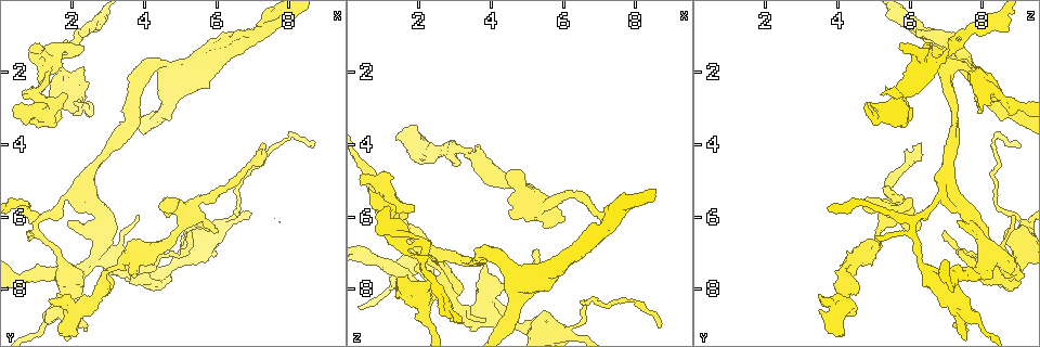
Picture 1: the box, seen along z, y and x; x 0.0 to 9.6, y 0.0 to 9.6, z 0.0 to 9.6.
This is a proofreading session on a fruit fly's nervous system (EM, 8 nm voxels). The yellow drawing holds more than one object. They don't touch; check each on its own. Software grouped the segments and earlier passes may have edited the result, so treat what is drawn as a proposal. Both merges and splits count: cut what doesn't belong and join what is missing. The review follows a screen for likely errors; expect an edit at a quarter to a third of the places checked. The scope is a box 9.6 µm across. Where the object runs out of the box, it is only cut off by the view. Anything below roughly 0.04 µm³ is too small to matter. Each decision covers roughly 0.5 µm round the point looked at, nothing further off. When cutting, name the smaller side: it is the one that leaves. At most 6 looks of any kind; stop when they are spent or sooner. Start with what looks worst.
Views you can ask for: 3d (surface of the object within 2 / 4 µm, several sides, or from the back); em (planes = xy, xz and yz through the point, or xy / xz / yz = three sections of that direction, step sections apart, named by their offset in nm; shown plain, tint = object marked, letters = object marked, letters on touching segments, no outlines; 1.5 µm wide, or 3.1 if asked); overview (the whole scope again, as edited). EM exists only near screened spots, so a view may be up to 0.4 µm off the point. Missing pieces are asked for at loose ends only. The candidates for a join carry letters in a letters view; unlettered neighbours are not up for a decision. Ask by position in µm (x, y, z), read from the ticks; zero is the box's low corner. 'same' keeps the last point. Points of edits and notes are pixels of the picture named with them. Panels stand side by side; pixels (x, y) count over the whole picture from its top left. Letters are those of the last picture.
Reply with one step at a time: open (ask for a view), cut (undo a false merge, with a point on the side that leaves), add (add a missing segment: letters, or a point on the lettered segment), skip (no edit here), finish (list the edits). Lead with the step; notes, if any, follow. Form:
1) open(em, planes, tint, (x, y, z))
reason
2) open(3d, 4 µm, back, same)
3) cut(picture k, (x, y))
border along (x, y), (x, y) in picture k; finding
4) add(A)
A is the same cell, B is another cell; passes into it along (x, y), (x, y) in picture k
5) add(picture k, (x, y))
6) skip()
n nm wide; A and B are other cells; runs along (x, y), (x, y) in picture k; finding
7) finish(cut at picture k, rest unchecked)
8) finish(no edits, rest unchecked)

open(3d, 4 µm, (4.70, 1.85, 7.55))
four or more arms meet

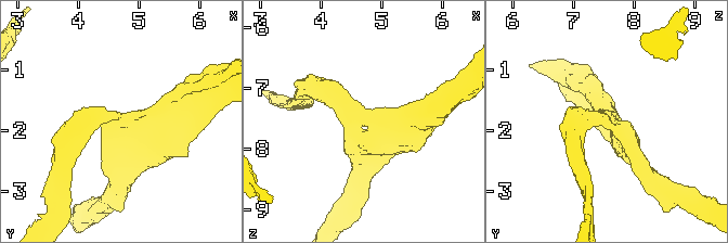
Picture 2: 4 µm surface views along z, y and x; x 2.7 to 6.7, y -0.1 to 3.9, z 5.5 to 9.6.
open(em, xz, step 4, tint, (4.65, 1.80, 7.50))
4 arms; need the tissue

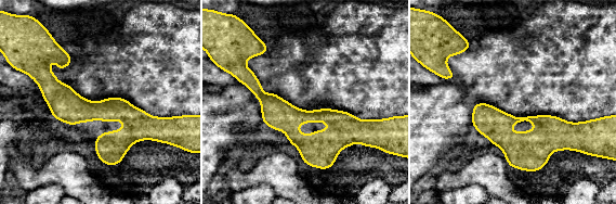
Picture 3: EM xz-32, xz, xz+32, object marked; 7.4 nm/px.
open(em, planes, letters, same)

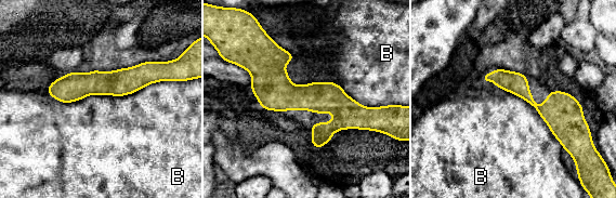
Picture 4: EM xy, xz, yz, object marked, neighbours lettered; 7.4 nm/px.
skip()
B touches over 950 nm; B is another cell; border along (173, 80), (70, 102), (46, 91) in picture 4; continuous, no second neuron

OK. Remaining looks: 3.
open(em, xy, step 4, letters, (1.40, 3.00, 8.00))
stops while still wide

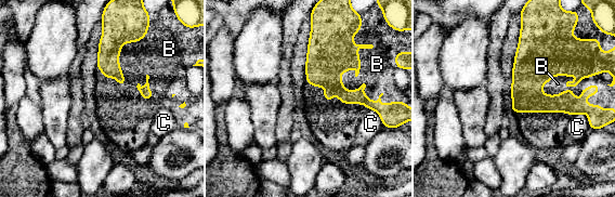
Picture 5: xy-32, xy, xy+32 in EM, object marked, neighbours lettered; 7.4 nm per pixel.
open(em, planes, letters, same)
cut it another way

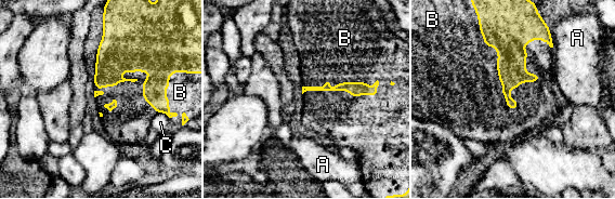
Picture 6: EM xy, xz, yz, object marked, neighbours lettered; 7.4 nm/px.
add(B)
B touches over 600 nm; B is the same cell, A and C are other cells; it goes on there

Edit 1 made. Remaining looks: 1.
finish(add at picture 6, rest unchecked)

